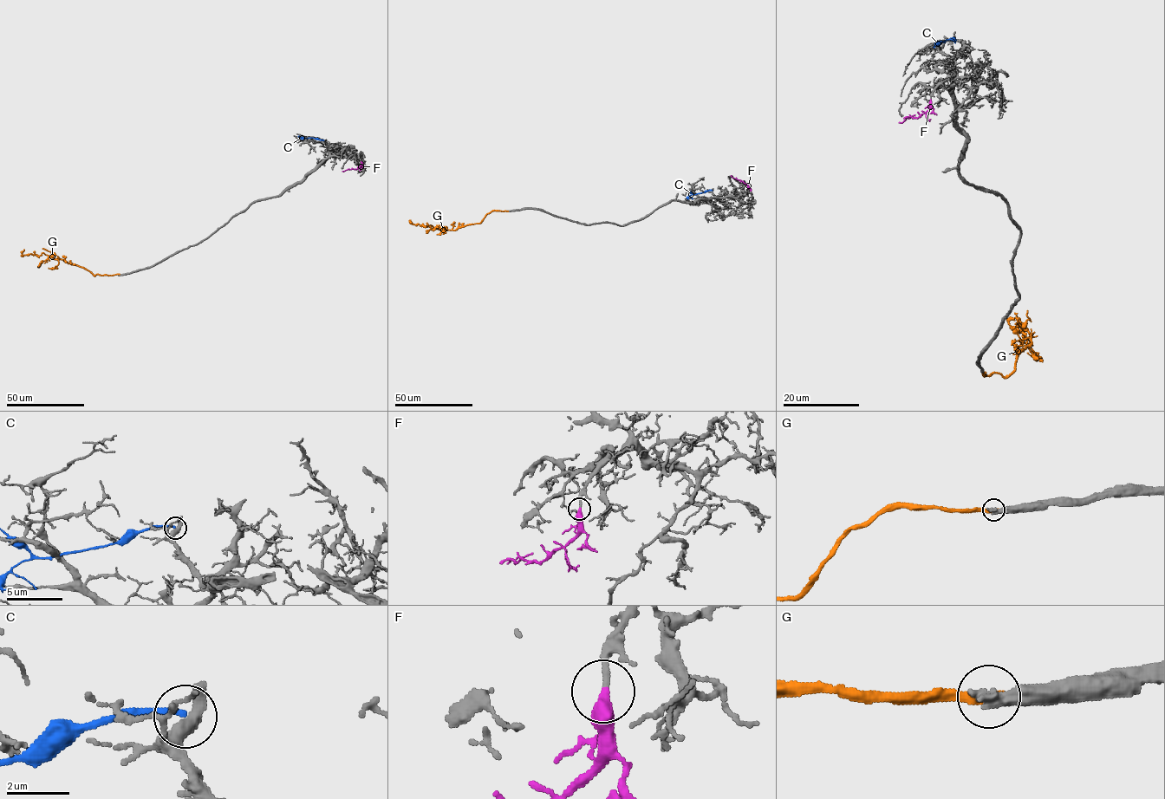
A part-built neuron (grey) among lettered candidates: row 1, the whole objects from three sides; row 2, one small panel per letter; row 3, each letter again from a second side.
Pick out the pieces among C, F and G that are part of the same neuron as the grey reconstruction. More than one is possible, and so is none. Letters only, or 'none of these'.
F

